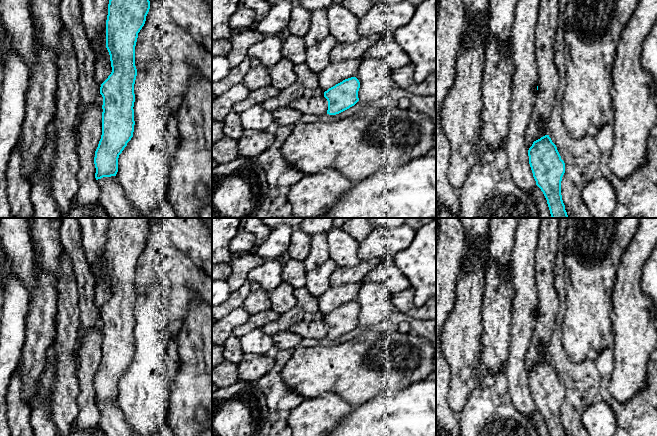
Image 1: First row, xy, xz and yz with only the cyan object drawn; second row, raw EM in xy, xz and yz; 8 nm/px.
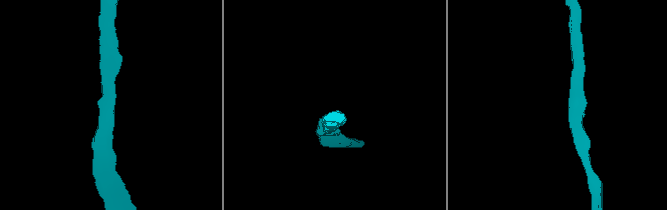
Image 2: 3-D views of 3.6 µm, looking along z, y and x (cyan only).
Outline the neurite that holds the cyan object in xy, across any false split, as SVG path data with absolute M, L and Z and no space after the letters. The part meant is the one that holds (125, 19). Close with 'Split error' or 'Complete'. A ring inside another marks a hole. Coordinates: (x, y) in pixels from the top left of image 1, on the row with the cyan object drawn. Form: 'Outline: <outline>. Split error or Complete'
Outline: M109 0L106 20L106 48L110 55L112 72L101 84L102 135L95 151L94 164L96 180L116 176L118 158L134 132L134 84L137 76L135 66L135 46L138 33L145 24L150 9L149 0Z. Complete

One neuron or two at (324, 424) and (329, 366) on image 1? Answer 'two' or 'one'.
one

